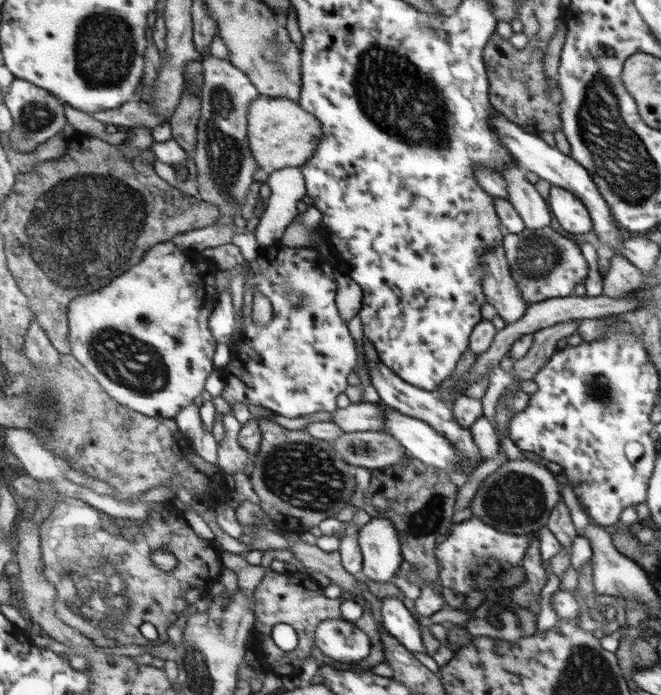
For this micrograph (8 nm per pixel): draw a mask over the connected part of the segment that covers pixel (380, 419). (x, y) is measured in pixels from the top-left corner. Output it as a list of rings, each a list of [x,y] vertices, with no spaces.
[[[372,402],[350,404],[346,408],[338,408],[332,413],[332,420],[344,433],[366,430],[384,430],[384,408]]]

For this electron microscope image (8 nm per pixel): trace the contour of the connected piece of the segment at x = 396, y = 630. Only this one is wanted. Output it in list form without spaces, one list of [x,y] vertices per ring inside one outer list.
[[[388,596],[381,601],[380,618],[384,629],[396,637],[410,652],[426,653],[422,626],[412,612],[404,606],[403,601],[394,596]]]

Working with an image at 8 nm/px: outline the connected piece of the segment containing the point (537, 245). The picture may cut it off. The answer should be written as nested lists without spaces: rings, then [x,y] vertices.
[[[550,226],[546,228],[525,228],[518,234],[506,233],[503,246],[512,276],[516,278],[524,302],[538,303],[548,299],[567,297],[574,286],[588,274],[588,264],[580,254],[580,248],[562,248],[568,240]]]

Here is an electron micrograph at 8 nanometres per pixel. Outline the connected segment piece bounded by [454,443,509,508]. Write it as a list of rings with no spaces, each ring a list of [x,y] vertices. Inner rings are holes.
[[[500,443],[499,446],[499,457],[481,461],[480,464],[472,470],[470,475],[468,475],[468,478],[461,481],[454,504],[455,508],[468,508],[470,500],[474,498],[474,494],[476,494],[482,482],[490,474],[494,473],[503,463],[509,460]]]

